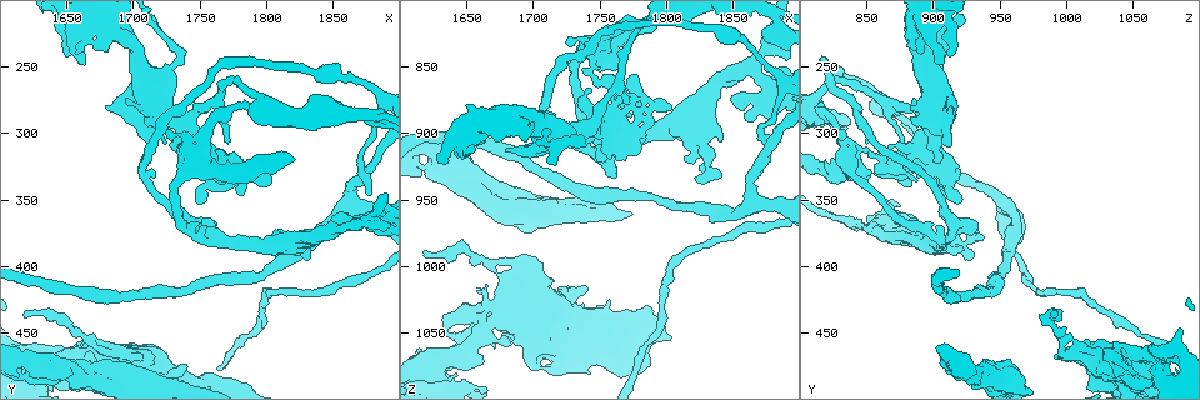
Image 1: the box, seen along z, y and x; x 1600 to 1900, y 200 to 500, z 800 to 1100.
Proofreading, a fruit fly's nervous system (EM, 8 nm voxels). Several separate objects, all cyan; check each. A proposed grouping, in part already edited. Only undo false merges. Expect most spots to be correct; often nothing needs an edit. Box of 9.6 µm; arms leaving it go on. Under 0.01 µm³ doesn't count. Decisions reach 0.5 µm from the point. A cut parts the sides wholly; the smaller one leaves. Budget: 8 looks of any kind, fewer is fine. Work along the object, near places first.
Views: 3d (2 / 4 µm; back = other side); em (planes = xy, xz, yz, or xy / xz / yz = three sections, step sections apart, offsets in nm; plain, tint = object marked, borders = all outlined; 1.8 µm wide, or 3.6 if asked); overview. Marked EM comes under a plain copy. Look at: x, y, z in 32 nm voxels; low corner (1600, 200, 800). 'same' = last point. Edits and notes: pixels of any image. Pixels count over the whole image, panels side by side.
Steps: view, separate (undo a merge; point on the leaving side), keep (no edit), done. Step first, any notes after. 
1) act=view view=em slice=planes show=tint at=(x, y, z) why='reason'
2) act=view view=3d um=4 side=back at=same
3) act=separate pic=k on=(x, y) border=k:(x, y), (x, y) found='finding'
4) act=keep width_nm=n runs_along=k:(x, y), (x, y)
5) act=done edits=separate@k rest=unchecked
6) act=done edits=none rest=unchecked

act=view view=em slice=planes show=tint at=(1876, 330, 908) why='arms part here'

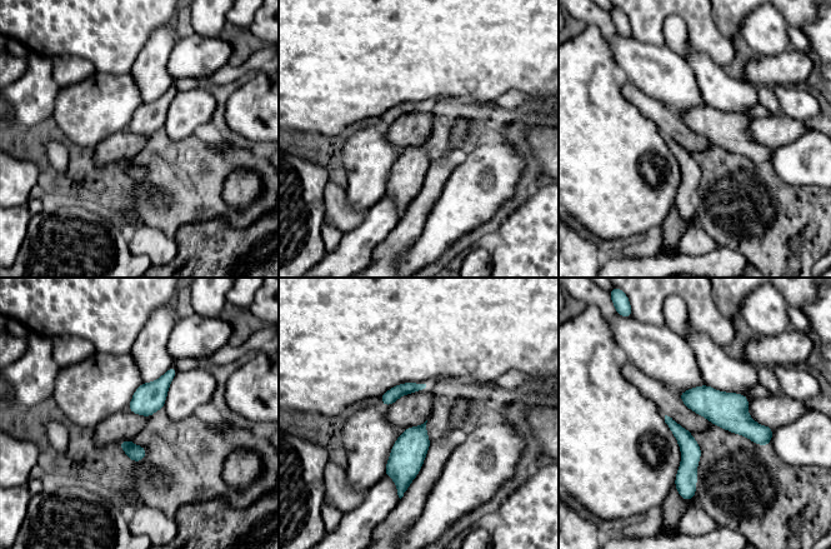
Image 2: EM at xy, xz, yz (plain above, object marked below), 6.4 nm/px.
act=keep runs_along=2:(684, 395), (727, 410), (767, 439) found='continuous, no second neuron'

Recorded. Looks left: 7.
act=view view=em slice=planes show=tint at=(1748, 322, 840) why='abrupt turn'

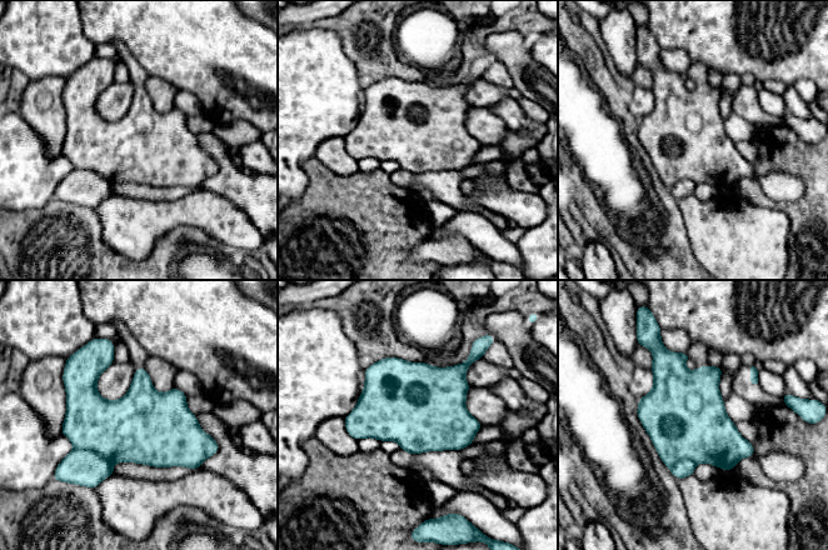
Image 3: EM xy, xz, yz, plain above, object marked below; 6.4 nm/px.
act=keep found='continuous, no second neuron'

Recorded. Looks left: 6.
act=view view=3d um=2 at=(1750, 378, 906) why='four-way junction'

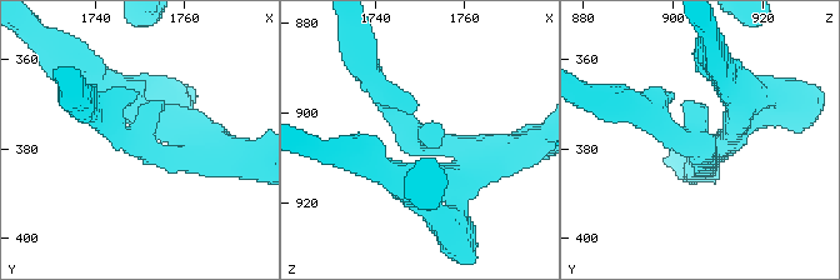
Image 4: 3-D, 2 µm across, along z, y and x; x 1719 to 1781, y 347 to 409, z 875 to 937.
act=view view=em slice=xy step=8 show=tint at=(1750, 378, 906) arms=4 why='need the tissue'

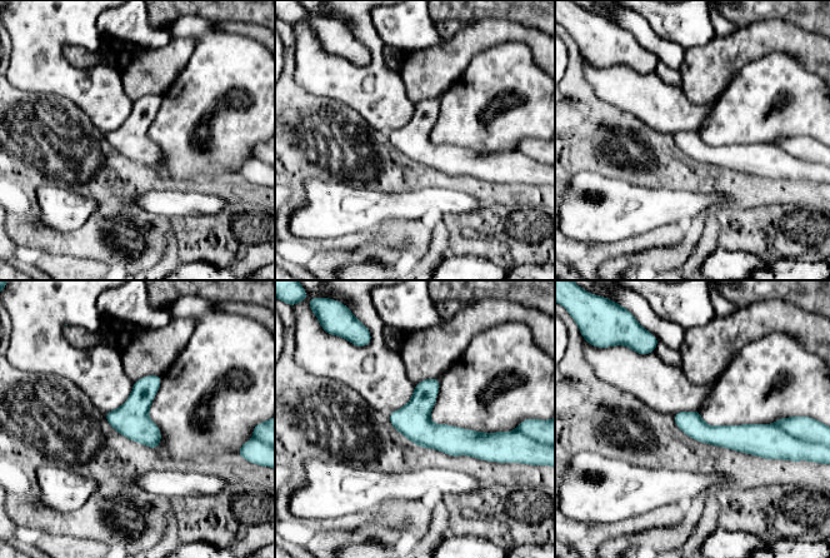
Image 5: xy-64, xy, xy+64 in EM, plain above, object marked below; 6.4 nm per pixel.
act=keep runs_along=5:(391, 417), (430, 436), (488, 439) found='one neuron here'

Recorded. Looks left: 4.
act=done edits=none rest=unchecked

